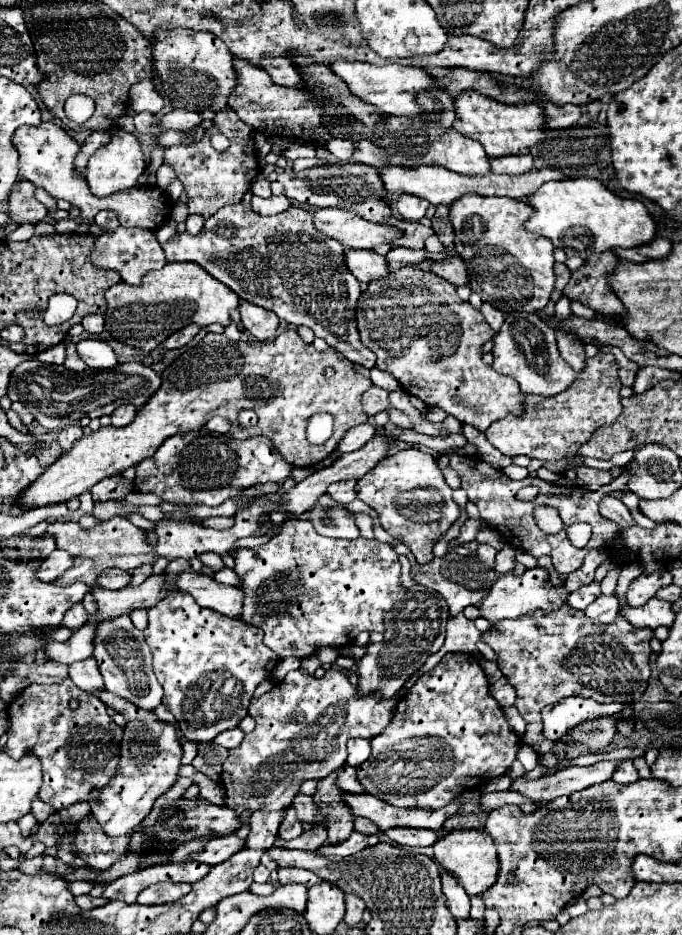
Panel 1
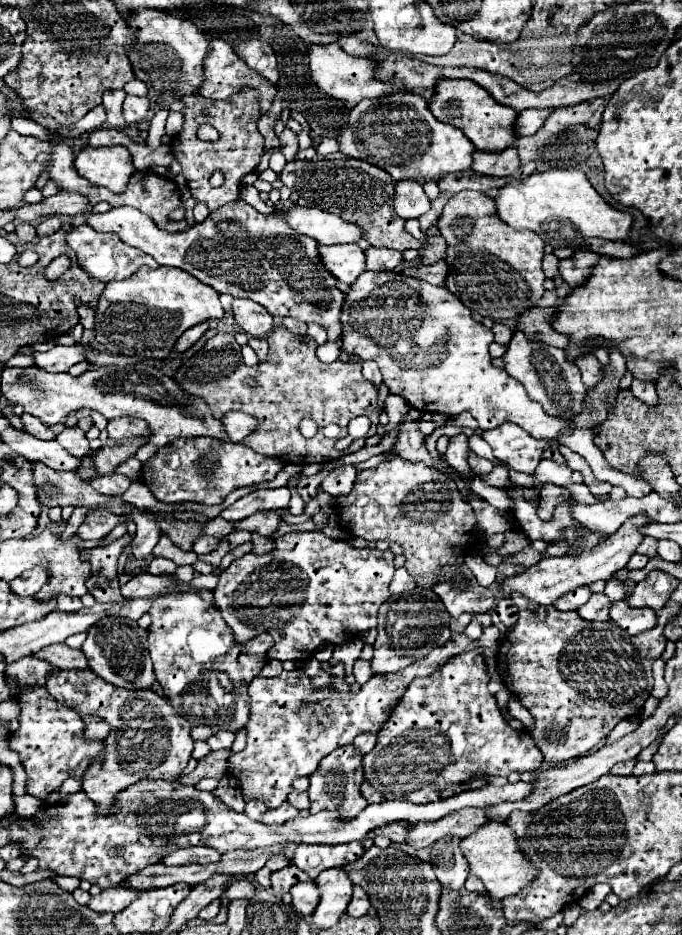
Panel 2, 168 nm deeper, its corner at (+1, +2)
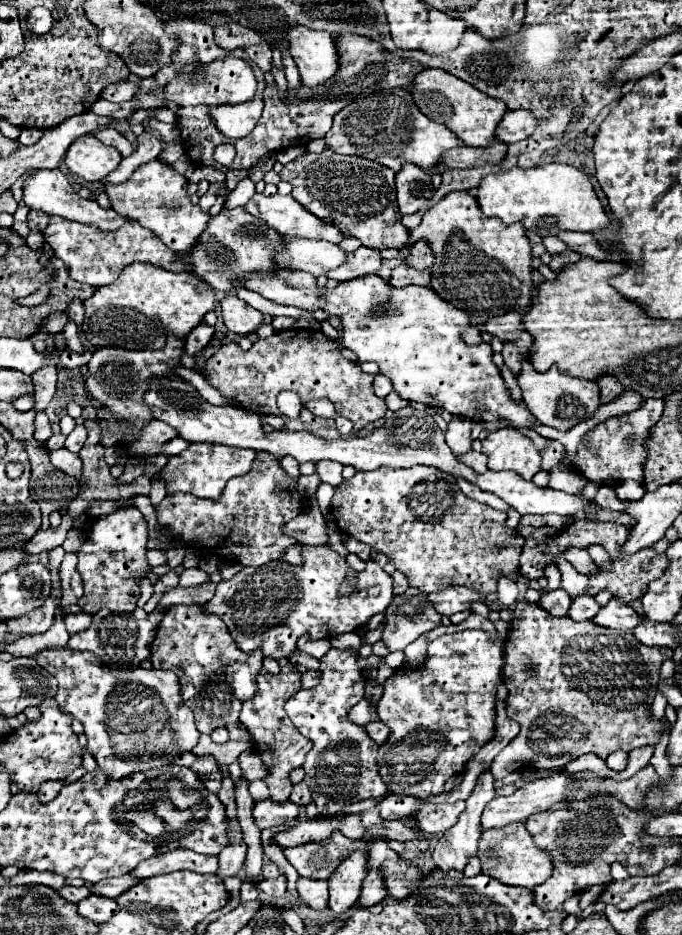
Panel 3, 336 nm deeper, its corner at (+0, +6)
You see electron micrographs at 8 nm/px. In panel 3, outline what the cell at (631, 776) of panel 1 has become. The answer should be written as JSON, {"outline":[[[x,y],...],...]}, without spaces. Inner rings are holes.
{"outline":[[[614,751],[614,753],[606,759],[606,765],[608,765],[612,771],[624,771],[626,765],[628,765],[628,753],[626,753],[626,751]]]}

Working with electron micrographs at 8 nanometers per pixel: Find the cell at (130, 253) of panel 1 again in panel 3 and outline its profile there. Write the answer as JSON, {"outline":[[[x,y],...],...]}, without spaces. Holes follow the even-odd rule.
{"outline":[[[50,217],[50,223],[42,231],[42,235],[44,235],[44,241],[54,249],[54,255],[66,263],[70,277],[78,283],[92,285],[92,287],[110,285],[122,273],[122,269],[134,261],[152,263],[174,273],[194,271],[190,263],[186,263],[172,249],[168,249],[158,239],[158,235],[154,235],[150,229],[144,229],[138,221],[130,221],[126,227],[106,233],[106,231],[100,231],[98,227],[68,221],[62,217]]]}

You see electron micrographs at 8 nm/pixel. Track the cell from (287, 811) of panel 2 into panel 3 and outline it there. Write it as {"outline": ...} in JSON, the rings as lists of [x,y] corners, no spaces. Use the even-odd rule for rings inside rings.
{"outline":[[[262,799],[254,803],[254,821],[260,829],[270,829],[278,827],[282,823],[288,823],[298,817],[298,805],[284,801],[284,803],[274,803],[272,799]]]}

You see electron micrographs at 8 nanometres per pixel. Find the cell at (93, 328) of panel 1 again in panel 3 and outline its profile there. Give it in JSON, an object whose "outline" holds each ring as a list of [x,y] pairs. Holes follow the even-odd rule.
{"outline":[[[74,299],[74,303],[70,303],[70,307],[66,309],[66,315],[76,325],[82,325],[82,321],[84,321],[84,305],[82,305],[82,301]]]}

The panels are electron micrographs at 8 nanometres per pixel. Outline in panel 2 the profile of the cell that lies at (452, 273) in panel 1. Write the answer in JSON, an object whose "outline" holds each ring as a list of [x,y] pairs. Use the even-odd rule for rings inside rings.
{"outline":[[[445,259],[433,263],[433,265],[407,265],[403,269],[403,275],[411,275],[417,279],[423,279],[431,285],[445,285],[445,275],[447,275],[447,263]]]}

